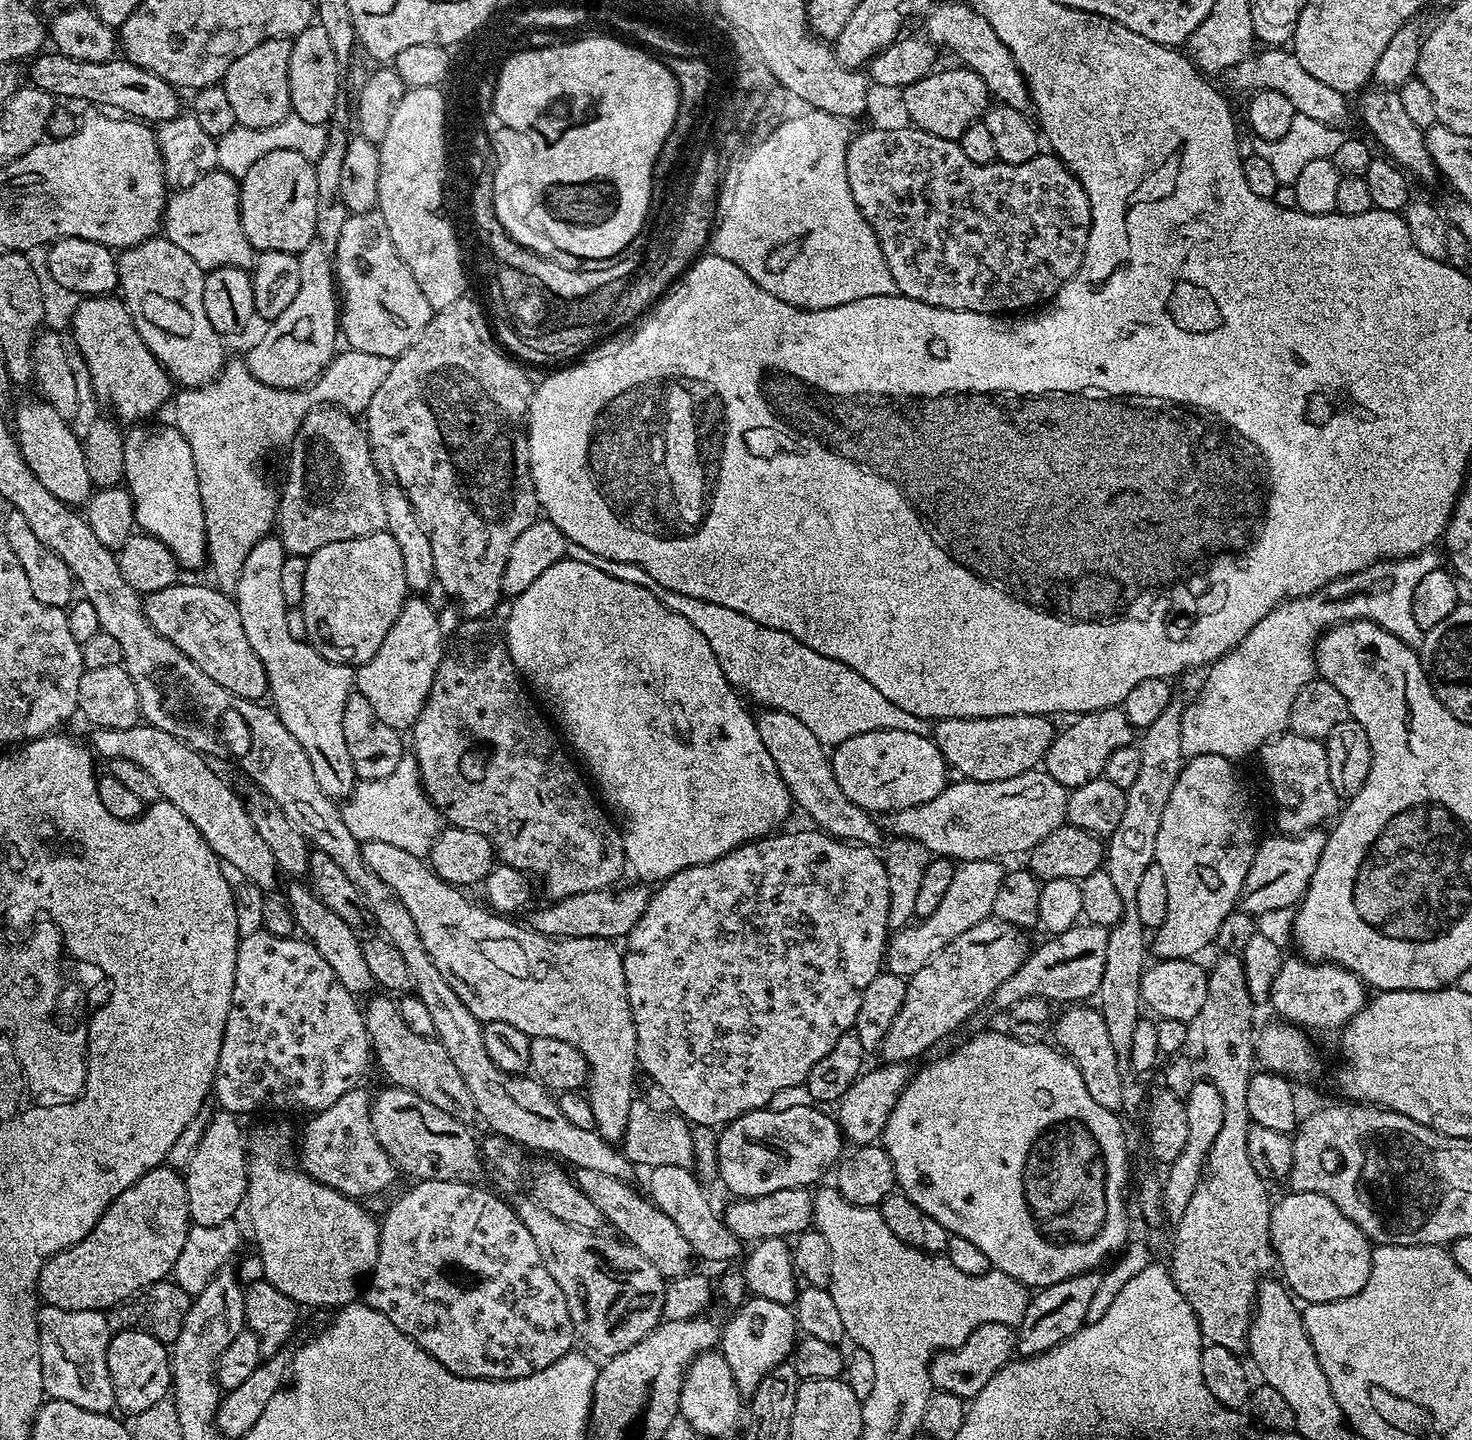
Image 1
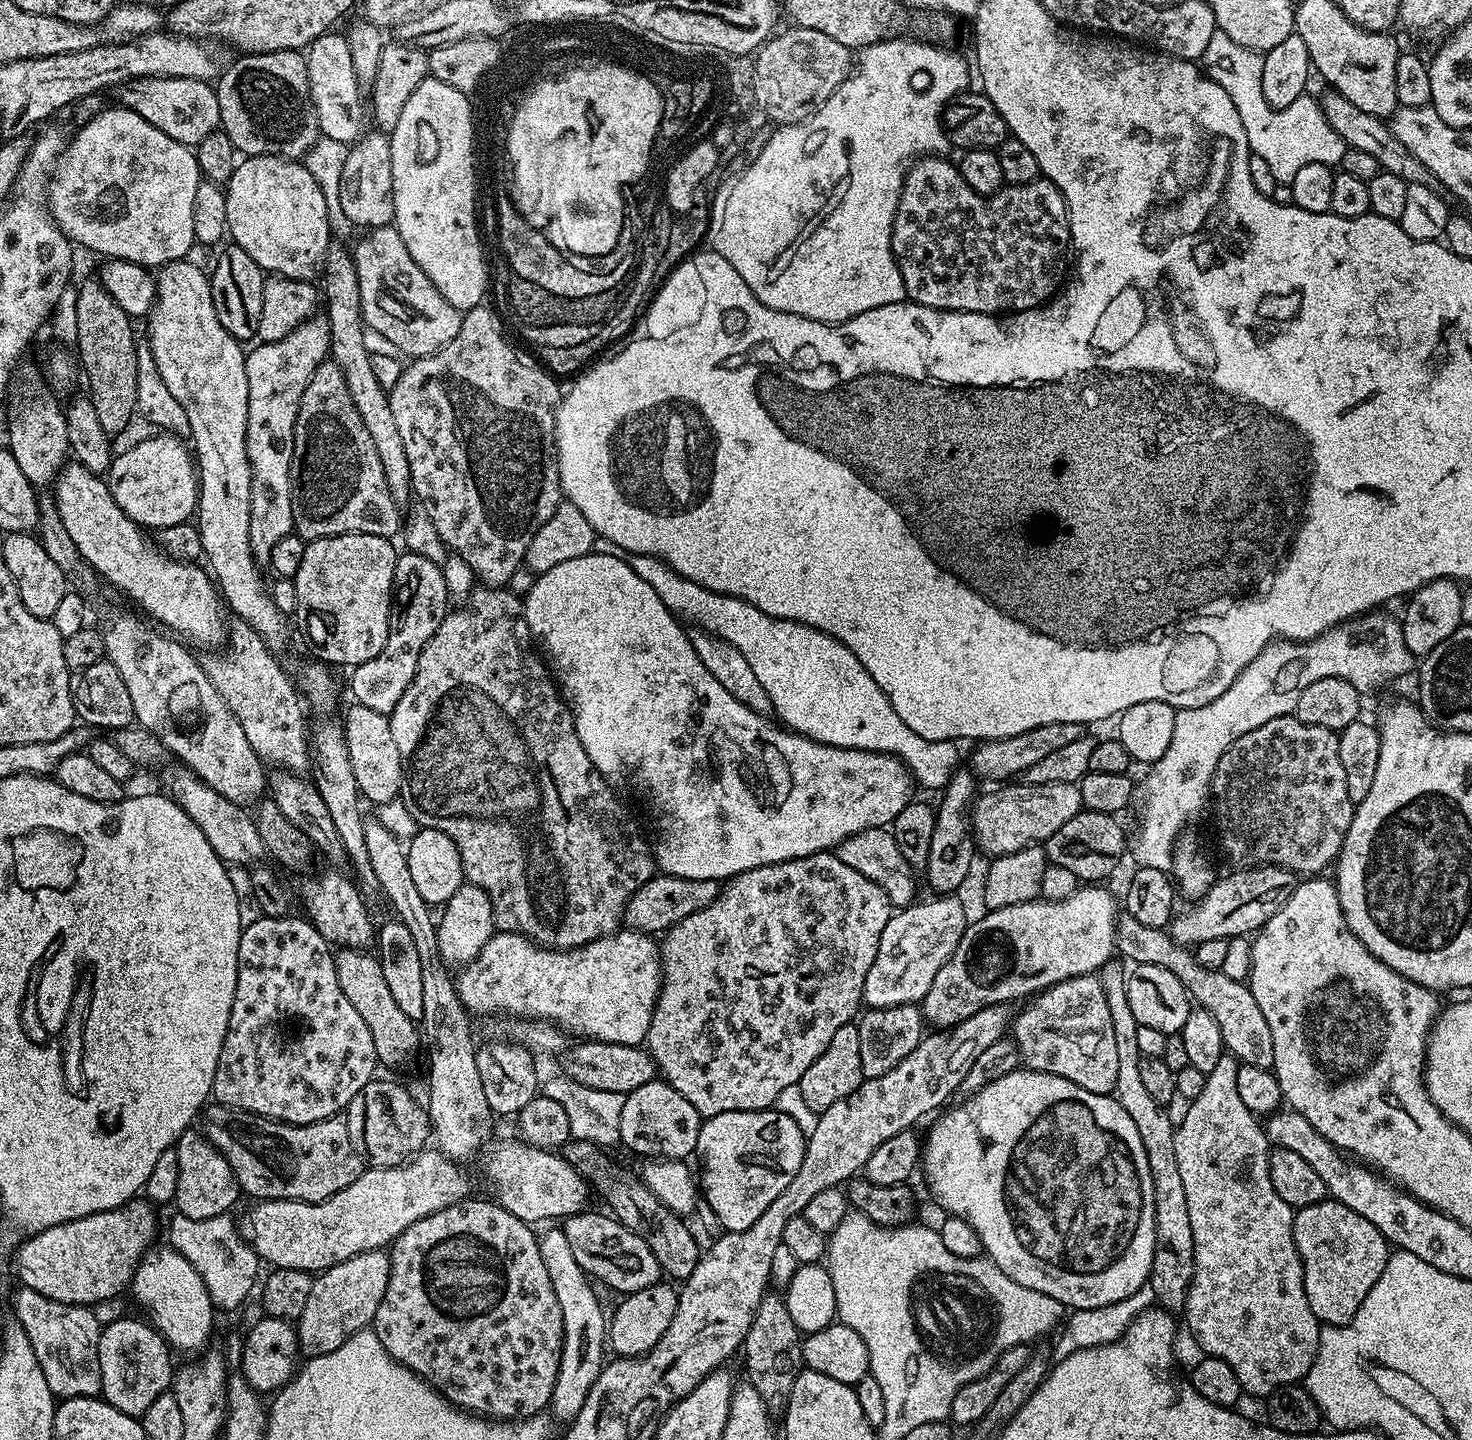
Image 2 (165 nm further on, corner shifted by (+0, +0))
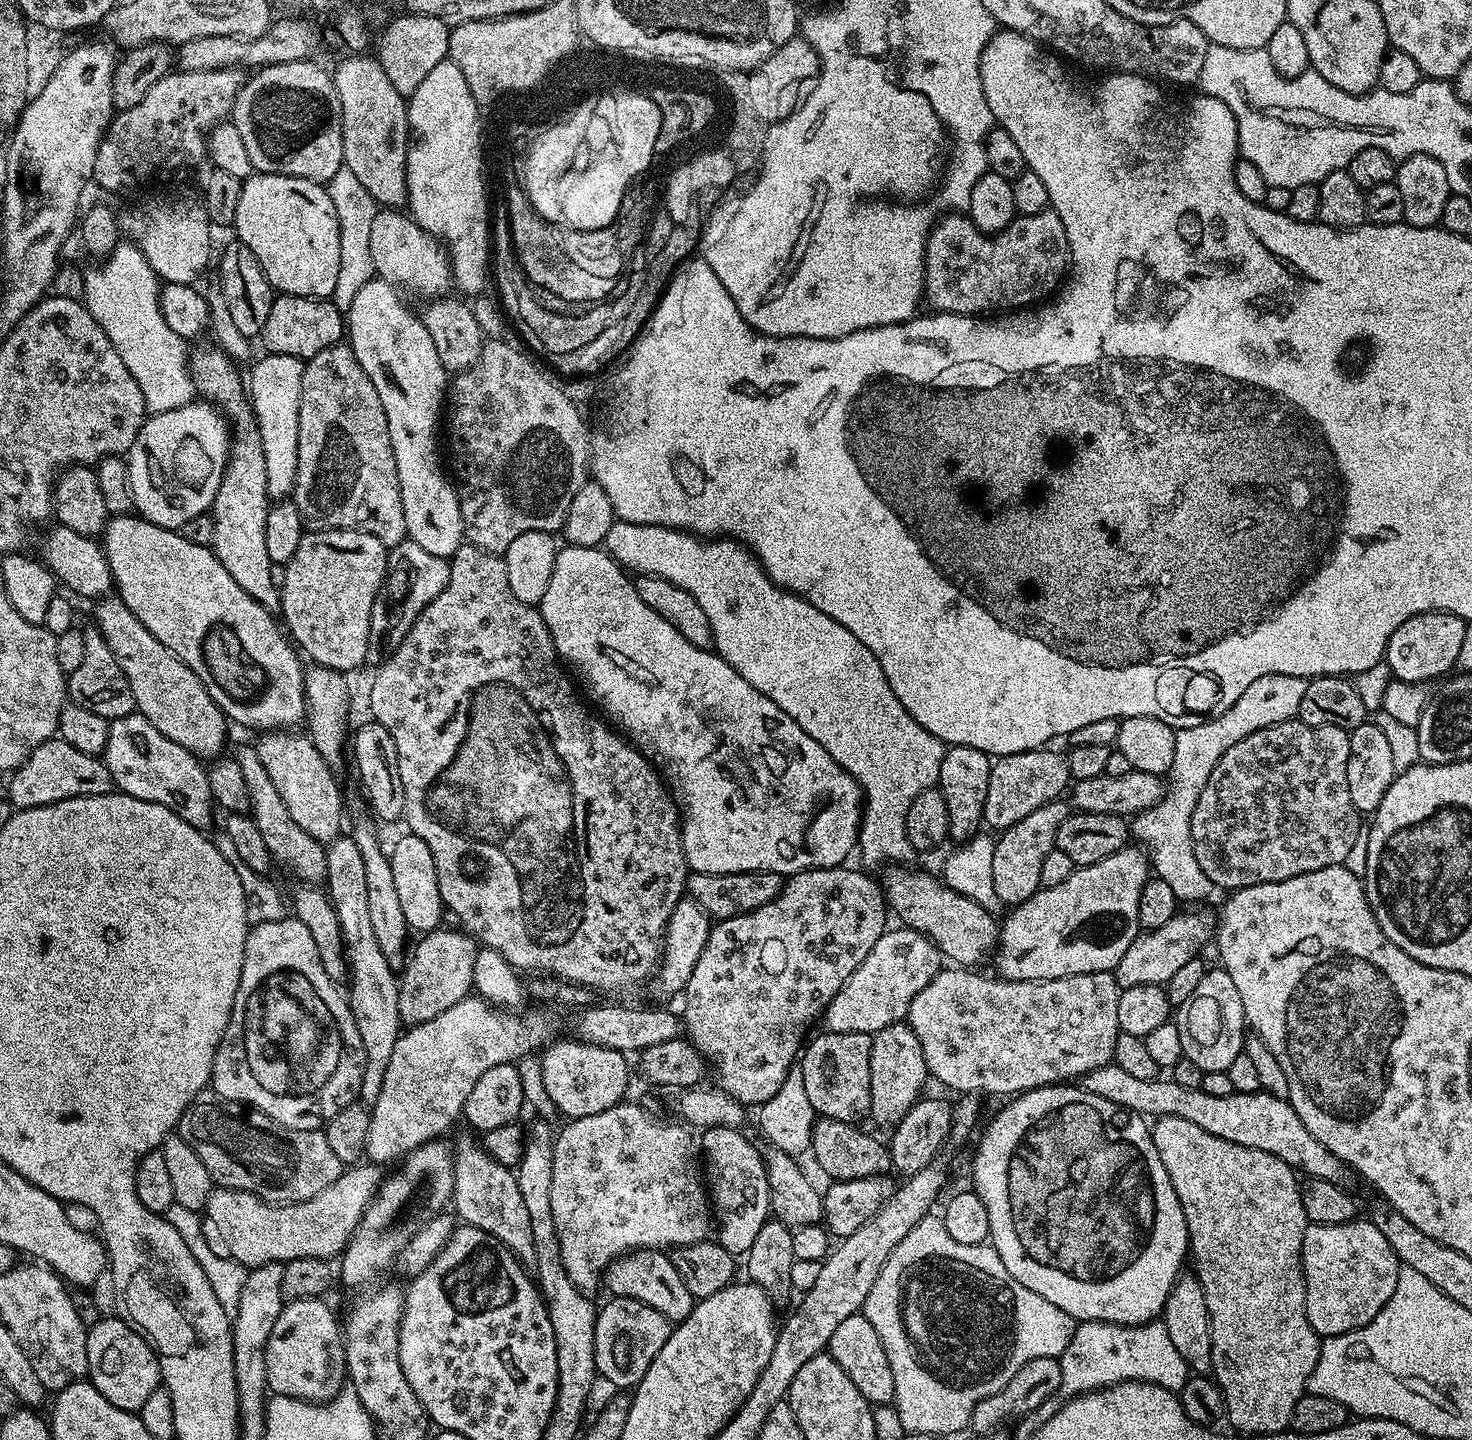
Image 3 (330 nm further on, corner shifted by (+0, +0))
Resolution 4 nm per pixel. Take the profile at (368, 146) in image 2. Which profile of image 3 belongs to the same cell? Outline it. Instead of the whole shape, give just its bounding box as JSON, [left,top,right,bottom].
[346,211,465,558]

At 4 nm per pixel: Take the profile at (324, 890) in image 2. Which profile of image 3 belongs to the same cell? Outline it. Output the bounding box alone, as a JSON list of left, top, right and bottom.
[232,744,327,882]

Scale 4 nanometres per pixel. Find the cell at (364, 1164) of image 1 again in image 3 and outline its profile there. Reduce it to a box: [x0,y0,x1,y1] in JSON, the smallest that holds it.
[178,1098,346,1204]

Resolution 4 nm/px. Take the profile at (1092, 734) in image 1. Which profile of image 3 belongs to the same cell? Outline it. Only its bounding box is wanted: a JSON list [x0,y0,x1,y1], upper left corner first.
[984,746,1072,830]

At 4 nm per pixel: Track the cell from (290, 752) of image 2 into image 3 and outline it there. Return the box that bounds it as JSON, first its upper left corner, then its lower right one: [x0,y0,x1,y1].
[255,730,341,842]

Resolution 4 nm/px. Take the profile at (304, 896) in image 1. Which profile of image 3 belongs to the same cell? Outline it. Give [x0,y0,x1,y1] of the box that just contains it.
[102,711,214,829]

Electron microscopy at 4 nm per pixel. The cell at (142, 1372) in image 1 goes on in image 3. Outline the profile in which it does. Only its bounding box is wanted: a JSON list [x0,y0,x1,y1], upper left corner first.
[86,1315,161,1413]

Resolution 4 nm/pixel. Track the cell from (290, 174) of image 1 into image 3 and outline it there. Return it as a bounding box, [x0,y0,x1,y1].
[234,172,338,297]

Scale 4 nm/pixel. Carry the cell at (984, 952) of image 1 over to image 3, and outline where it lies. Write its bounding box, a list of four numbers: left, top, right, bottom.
[994,846,1150,980]

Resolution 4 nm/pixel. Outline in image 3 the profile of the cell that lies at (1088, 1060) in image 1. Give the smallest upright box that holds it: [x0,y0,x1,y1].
[906,966,1121,1098]

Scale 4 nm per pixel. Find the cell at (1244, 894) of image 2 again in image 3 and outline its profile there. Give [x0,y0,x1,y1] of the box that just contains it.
[1114,911,1218,989]

